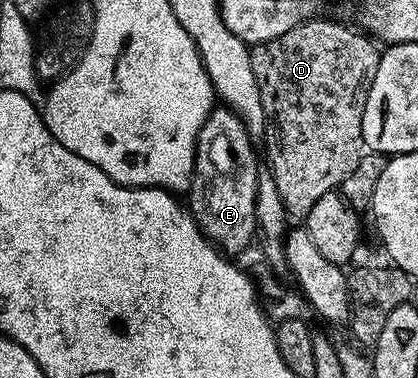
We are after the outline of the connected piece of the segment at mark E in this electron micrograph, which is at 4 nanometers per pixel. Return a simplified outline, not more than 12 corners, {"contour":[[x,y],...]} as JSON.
{"contour":[[212,108],[189,212],[238,257],[256,238],[261,166],[245,123]]}

